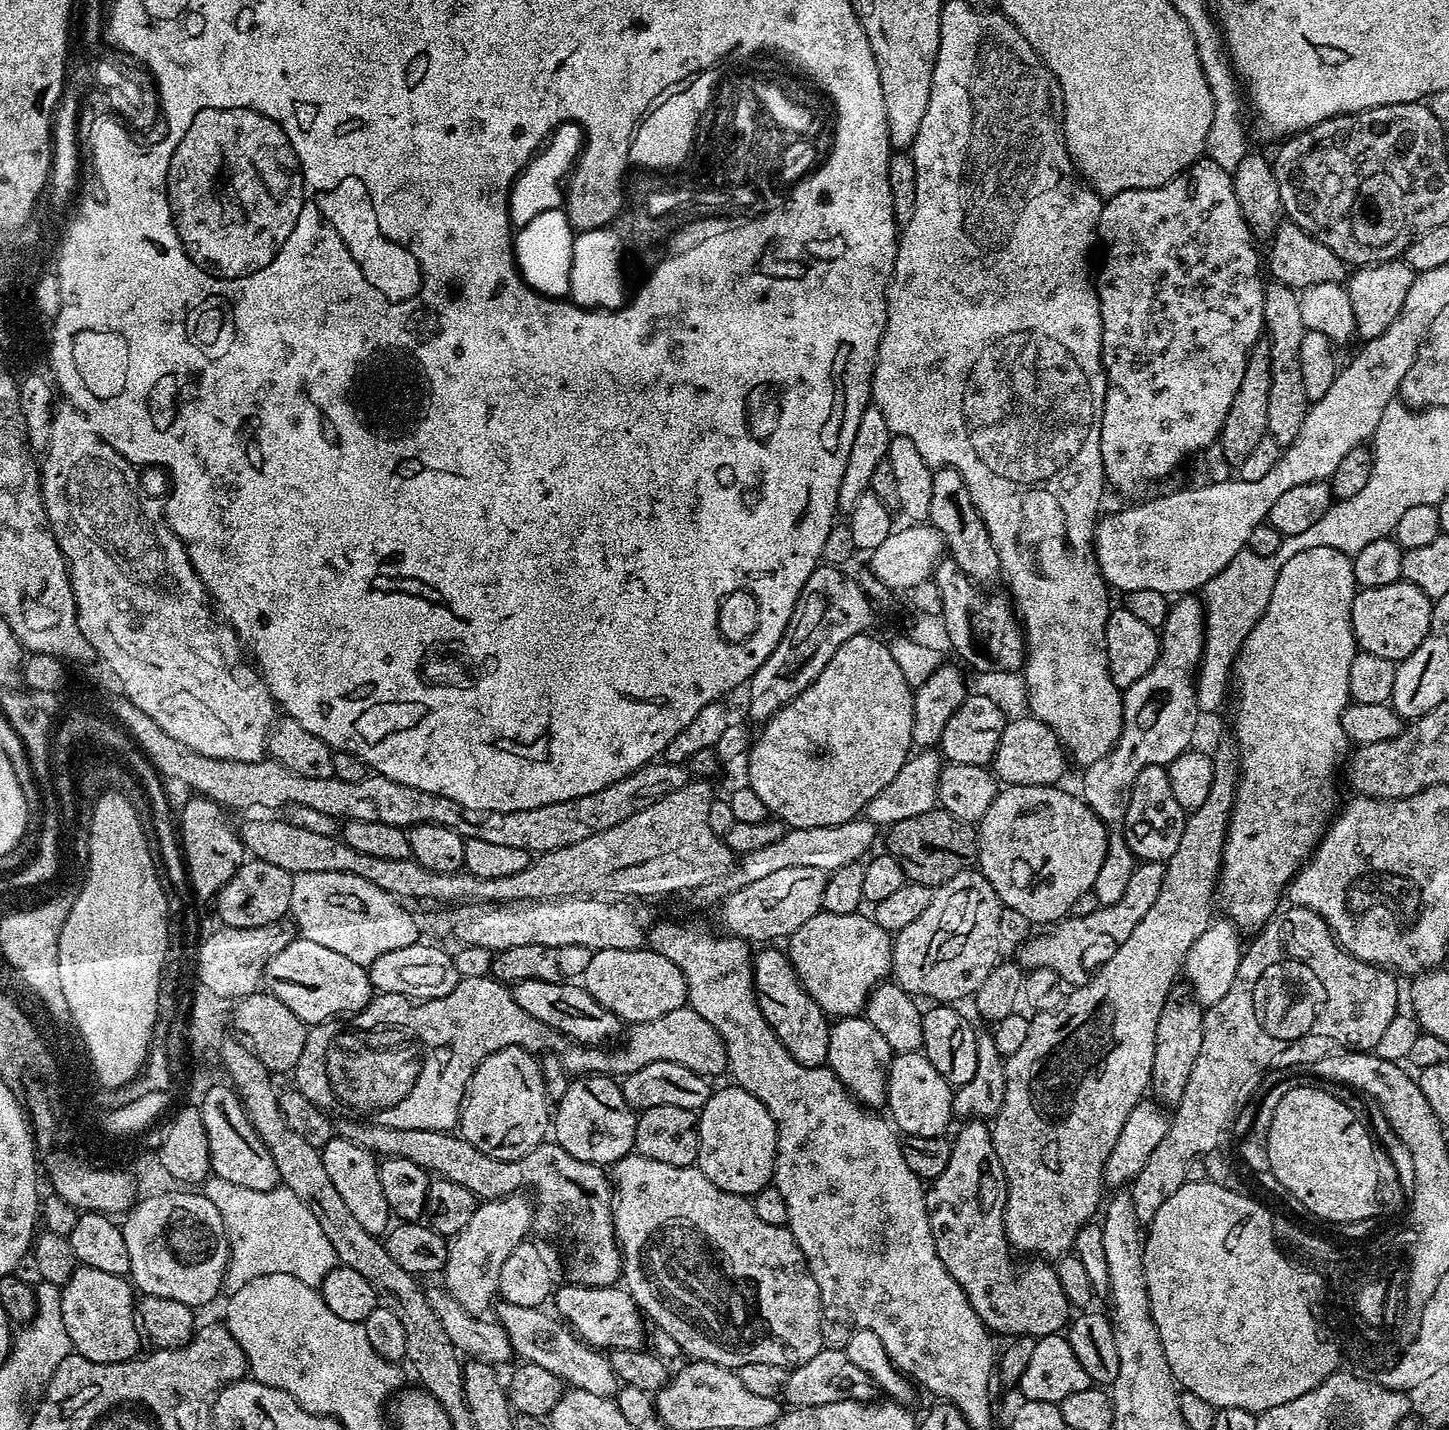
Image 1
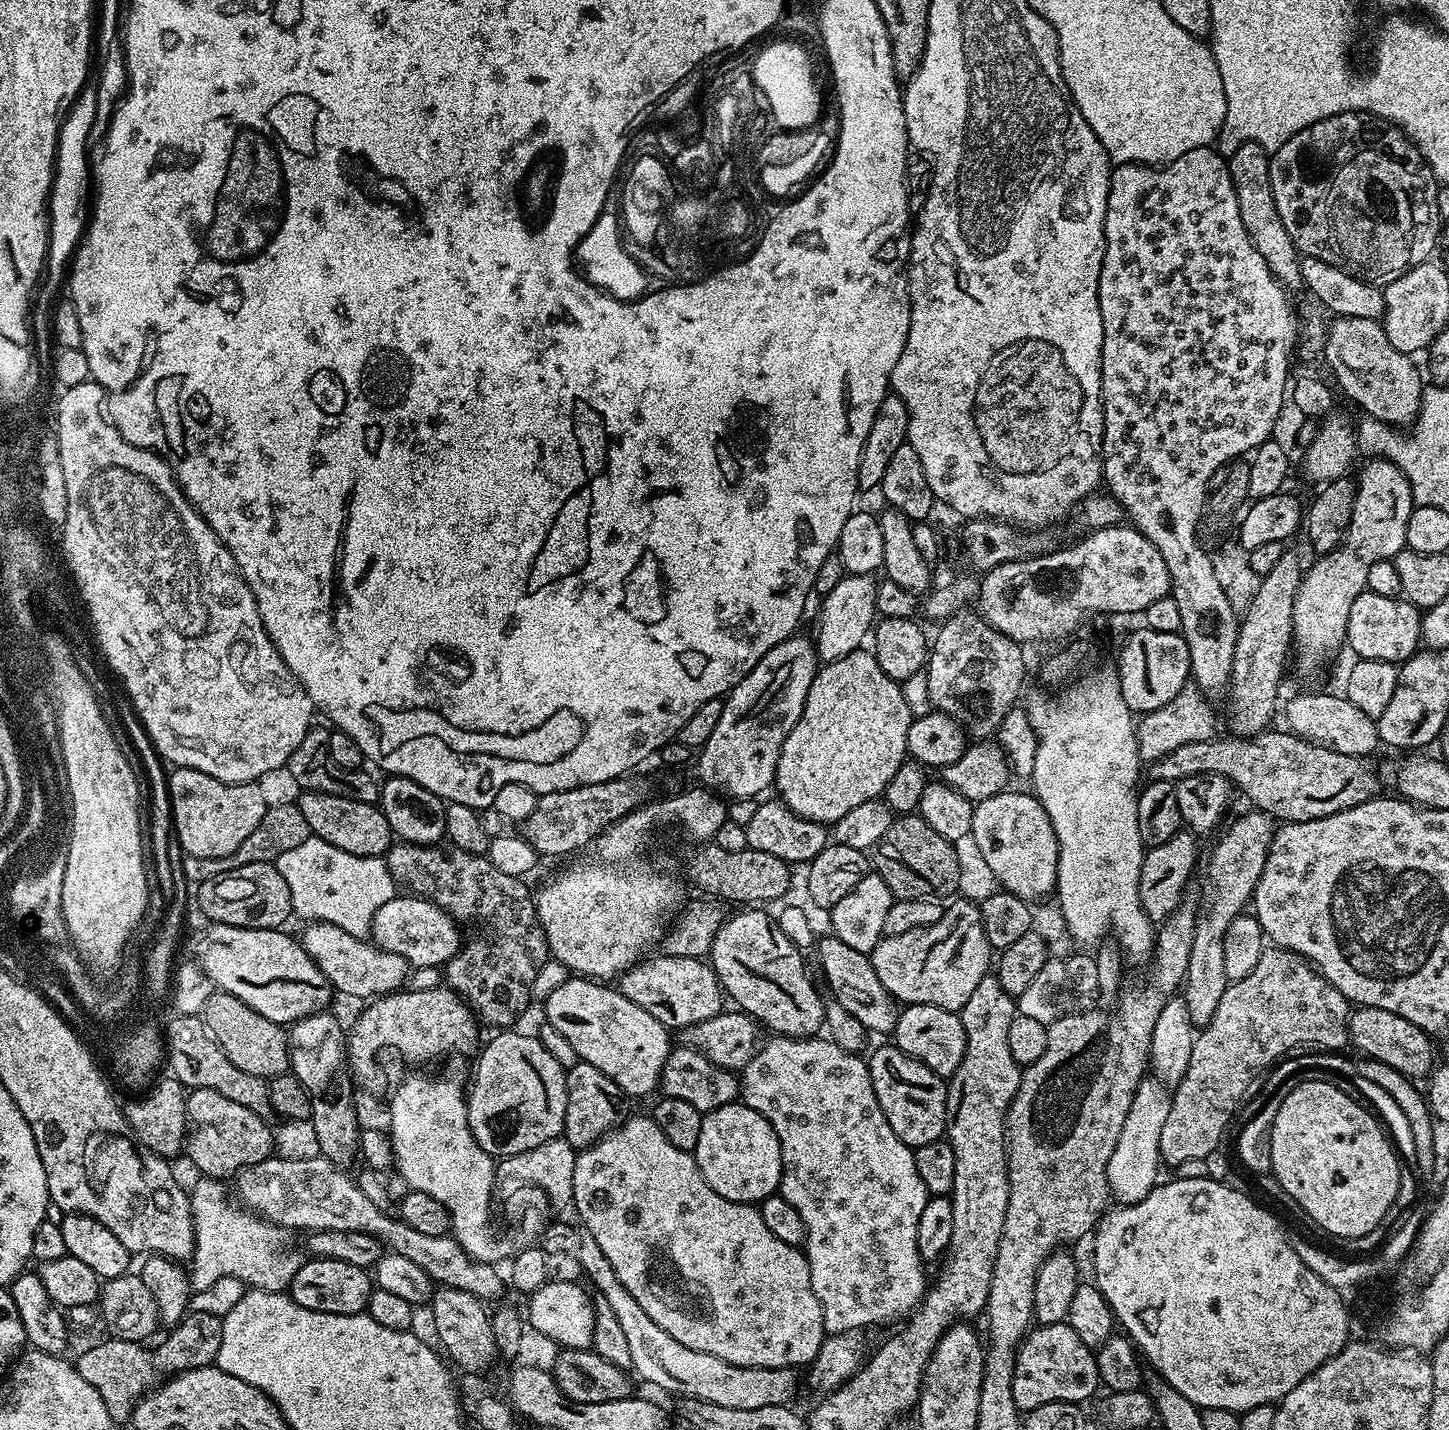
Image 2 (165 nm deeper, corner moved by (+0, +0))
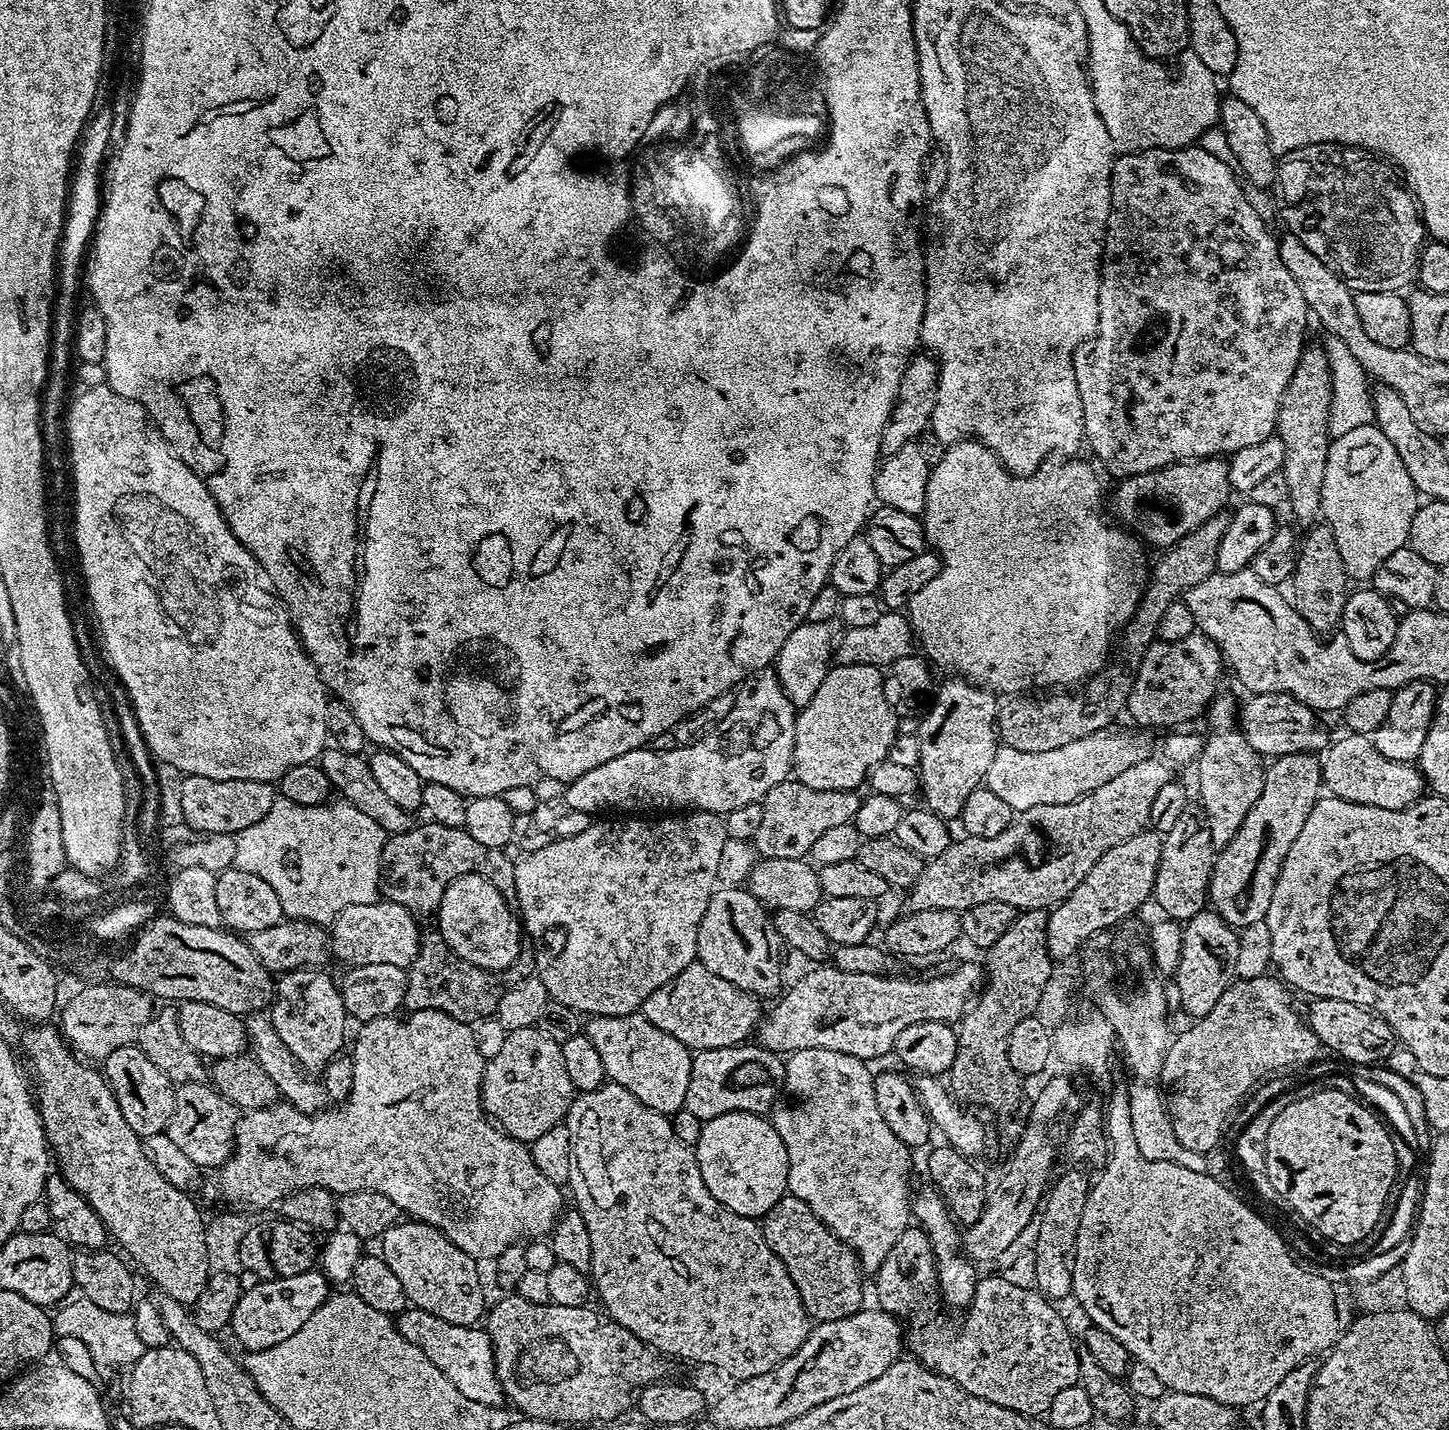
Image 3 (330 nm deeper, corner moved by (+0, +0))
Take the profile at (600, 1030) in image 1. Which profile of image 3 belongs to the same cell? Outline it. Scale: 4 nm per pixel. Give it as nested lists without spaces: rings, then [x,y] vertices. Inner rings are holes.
[[[639,1011],[631,1012],[628,1016],[591,1017],[586,1024],[586,1034],[590,1042],[594,1042],[594,1050],[598,1050],[598,1055],[602,1057],[605,1077],[611,1083],[630,1090],[634,1098],[655,1112],[671,1114],[684,1107],[686,1086],[690,1086],[693,1053],[685,1044],[678,1042],[678,1038],[666,1034],[666,1030],[658,1030],[658,1026],[654,1026],[654,1022],[650,1022]]]

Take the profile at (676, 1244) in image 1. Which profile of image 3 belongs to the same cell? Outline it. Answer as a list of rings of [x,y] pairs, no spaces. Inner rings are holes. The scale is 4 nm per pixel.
[[[605,1082],[598,1090],[579,1093],[573,1099],[572,1105],[568,1107],[566,1127],[572,1134],[572,1169],[568,1175],[568,1184],[576,1195],[575,1207],[589,1231],[592,1259],[590,1280],[594,1285],[594,1292],[600,1295],[600,1300],[604,1303],[603,1311],[659,1353],[673,1352],[674,1355],[681,1356],[684,1360],[693,1360],[696,1364],[709,1364],[710,1367],[733,1376],[733,1381],[736,1382],[766,1374],[784,1360],[790,1359],[802,1346],[810,1329],[810,1317],[798,1294],[798,1286],[794,1286],[794,1278],[790,1278],[778,1254],[770,1250],[761,1221],[751,1216],[734,1214],[734,1210],[722,1206],[722,1202],[718,1202],[714,1194],[706,1190],[696,1153],[689,1145],[681,1142],[678,1134],[674,1134],[671,1119],[665,1113],[650,1110],[650,1106],[634,1098],[630,1090]]]

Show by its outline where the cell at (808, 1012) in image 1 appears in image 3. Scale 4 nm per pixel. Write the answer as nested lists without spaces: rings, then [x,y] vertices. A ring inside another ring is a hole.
[[[722,886],[712,893],[699,924],[696,949],[699,963],[716,977],[726,978],[740,992],[748,992],[757,998],[779,993],[782,941],[767,907],[745,887]]]

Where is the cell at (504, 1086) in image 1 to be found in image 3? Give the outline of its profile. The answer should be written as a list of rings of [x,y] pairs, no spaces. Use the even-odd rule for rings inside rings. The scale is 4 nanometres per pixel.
[[[533,1026],[514,1030],[505,1037],[500,1049],[493,1056],[487,1057],[480,1083],[480,1101],[484,1103],[489,1120],[502,1129],[509,1141],[531,1145],[532,1141],[542,1138],[546,1130],[558,1126],[567,1117],[568,1107],[574,1099],[574,1089],[570,1074],[566,1074],[566,1062],[562,1062],[560,1045],[542,1034],[539,1028]]]

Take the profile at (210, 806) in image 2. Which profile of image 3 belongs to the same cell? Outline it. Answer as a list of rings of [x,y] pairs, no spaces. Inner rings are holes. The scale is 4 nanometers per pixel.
[[[184,776],[180,784],[180,812],[183,823],[188,824],[193,832],[206,836],[230,834],[254,826],[261,818],[266,818],[270,806],[278,798],[278,792],[266,780],[215,780],[201,776]]]

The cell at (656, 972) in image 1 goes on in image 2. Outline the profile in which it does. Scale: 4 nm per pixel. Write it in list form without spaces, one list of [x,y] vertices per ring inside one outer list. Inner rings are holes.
[[[649,955],[619,977],[618,987],[630,1002],[654,1014],[669,1030],[683,1030],[686,1026],[706,1022],[706,1018],[714,1018],[722,1010],[720,980],[711,963],[698,956]]]

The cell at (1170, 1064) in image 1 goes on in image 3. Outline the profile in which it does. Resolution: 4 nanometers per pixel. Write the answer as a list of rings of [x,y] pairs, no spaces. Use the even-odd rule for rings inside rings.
[[[1299,752],[1278,756],[1265,767],[1264,789],[1262,794],[1258,794],[1258,802],[1254,802],[1250,814],[1246,814],[1238,834],[1234,834],[1228,845],[1215,853],[1212,862],[1208,898],[1211,911],[1220,919],[1239,930],[1266,918],[1282,862],[1286,862],[1294,838],[1298,838],[1306,818],[1310,818],[1310,810],[1321,796],[1319,755]]]

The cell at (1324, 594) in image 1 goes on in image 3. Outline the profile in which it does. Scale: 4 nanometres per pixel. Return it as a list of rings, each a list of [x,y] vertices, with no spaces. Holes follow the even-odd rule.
[[[1372,422],[1335,437],[1328,446],[1322,494],[1322,516],[1334,530],[1345,570],[1353,581],[1371,581],[1382,562],[1407,545],[1410,522],[1418,507],[1416,487],[1394,450],[1394,442]]]

